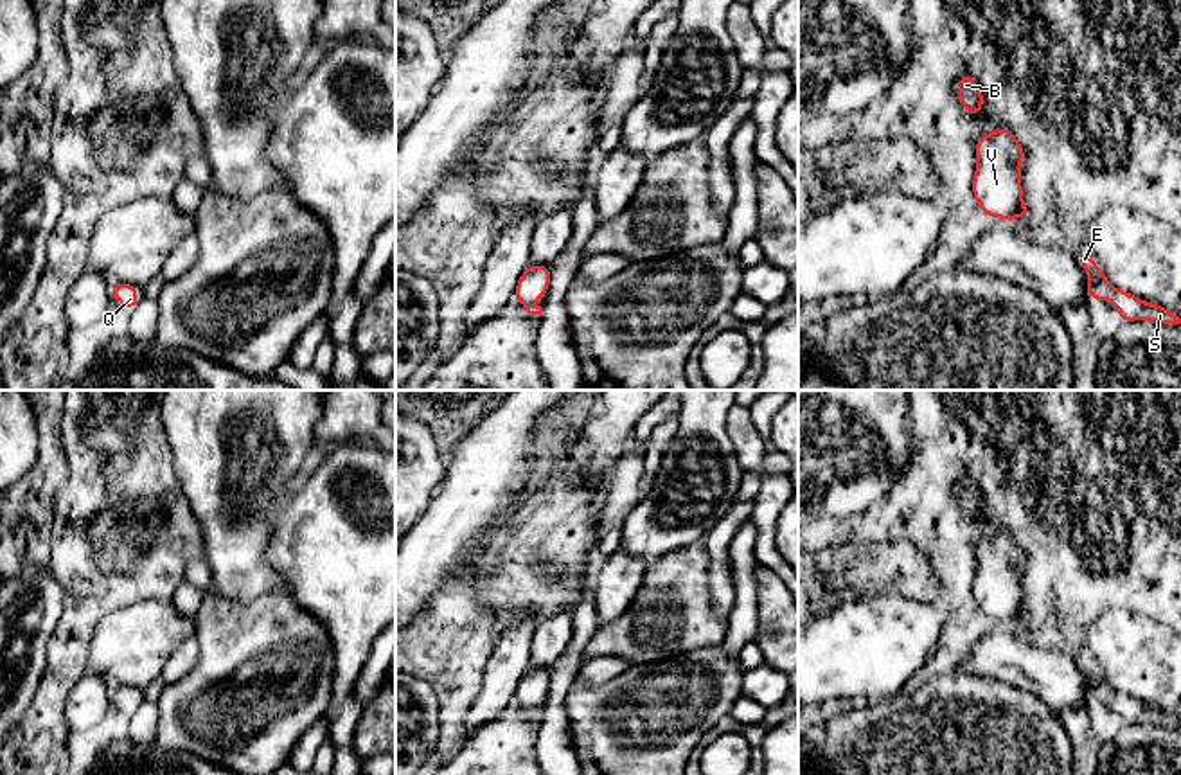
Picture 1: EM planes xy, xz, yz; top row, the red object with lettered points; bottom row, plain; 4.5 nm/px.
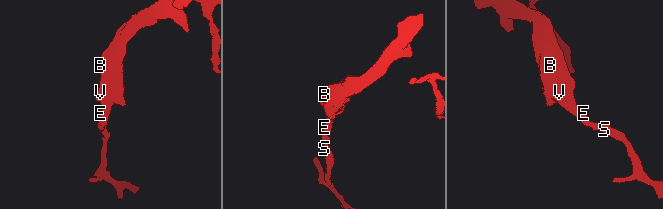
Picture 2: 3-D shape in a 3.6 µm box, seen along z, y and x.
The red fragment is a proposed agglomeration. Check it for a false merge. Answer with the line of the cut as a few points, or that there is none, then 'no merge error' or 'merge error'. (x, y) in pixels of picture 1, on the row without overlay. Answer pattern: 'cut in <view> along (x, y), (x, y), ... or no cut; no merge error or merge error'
no cut; no merge error

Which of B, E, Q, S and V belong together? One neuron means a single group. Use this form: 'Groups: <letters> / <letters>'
Groups: B E Q S V

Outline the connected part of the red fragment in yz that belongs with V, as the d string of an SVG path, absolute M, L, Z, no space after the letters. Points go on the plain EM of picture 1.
M1007 530L976 543L976 575L972 597L980 611L999 622L1026 622L1019 583L1023 548Z

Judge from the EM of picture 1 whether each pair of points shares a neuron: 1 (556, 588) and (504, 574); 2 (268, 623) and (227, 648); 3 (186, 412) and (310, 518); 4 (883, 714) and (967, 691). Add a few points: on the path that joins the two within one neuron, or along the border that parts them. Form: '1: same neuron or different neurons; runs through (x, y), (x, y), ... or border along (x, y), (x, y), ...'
1: same neuron; runs through (543, 576), (516, 574)
2: same neuron; runs through (257, 633), (243, 648), (238, 648)
3: different neurons; border along (284, 493), (272, 511), (272, 534)
4: same neuron; runs through (905, 714), (946, 712)

